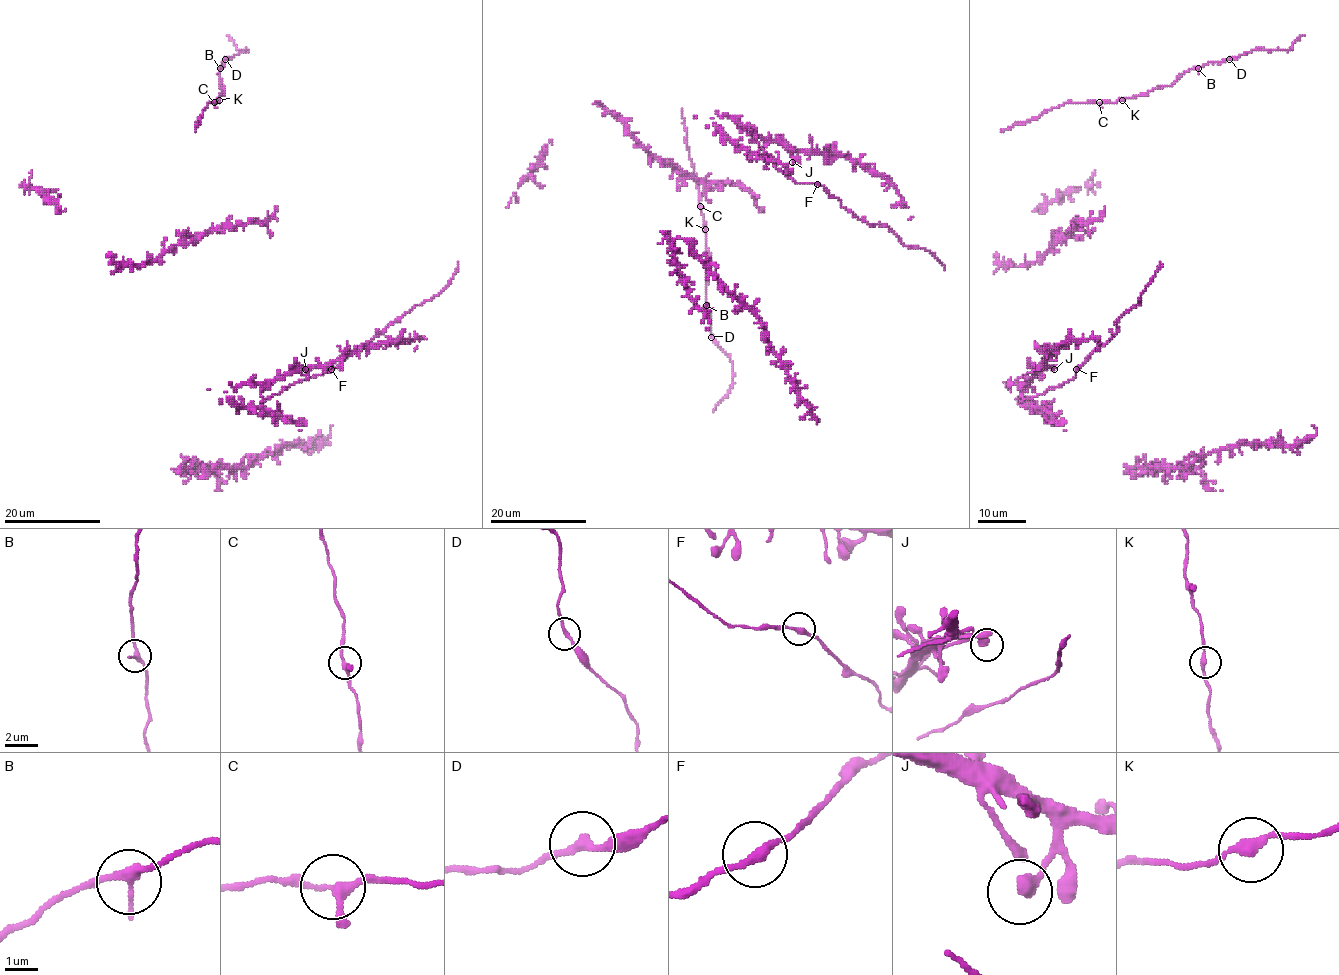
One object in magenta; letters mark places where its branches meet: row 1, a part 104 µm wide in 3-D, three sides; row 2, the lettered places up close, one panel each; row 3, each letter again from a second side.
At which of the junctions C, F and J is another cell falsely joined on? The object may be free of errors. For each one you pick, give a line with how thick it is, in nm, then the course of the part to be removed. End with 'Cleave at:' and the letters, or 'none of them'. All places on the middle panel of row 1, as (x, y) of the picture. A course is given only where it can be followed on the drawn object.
Cleave at: none of them

